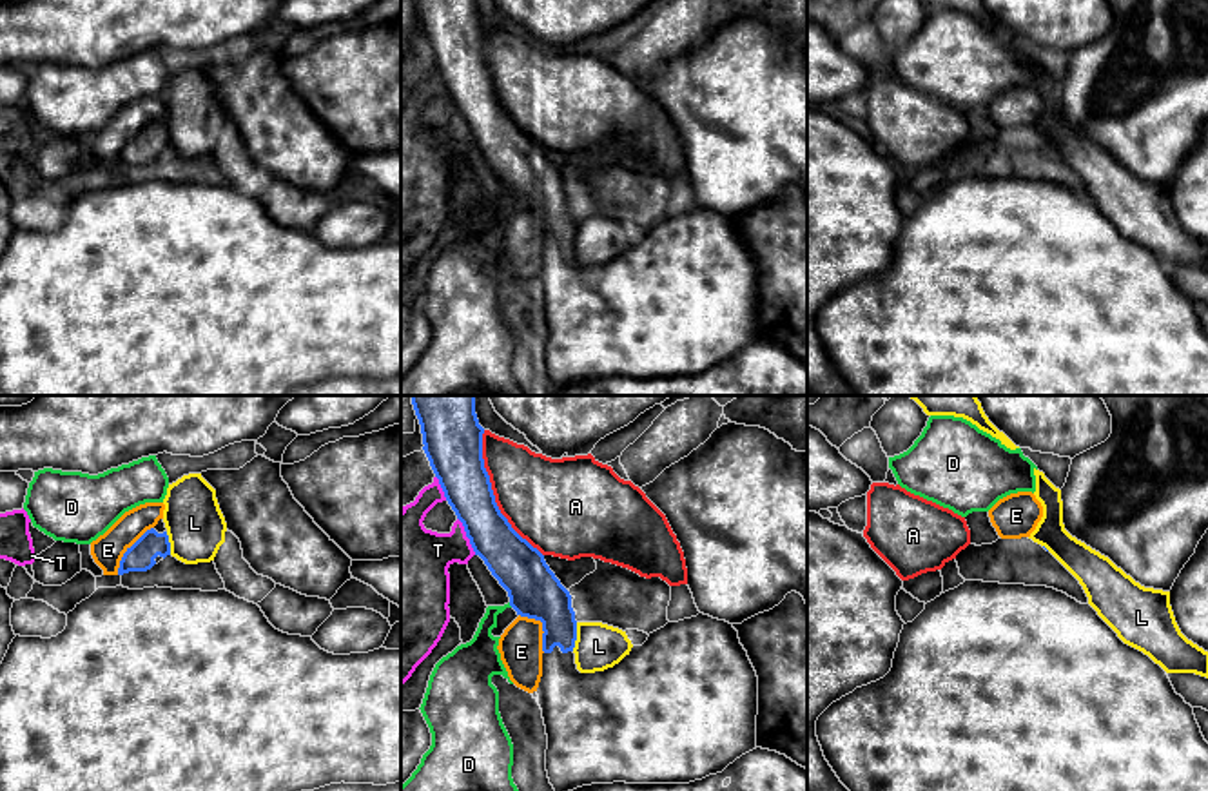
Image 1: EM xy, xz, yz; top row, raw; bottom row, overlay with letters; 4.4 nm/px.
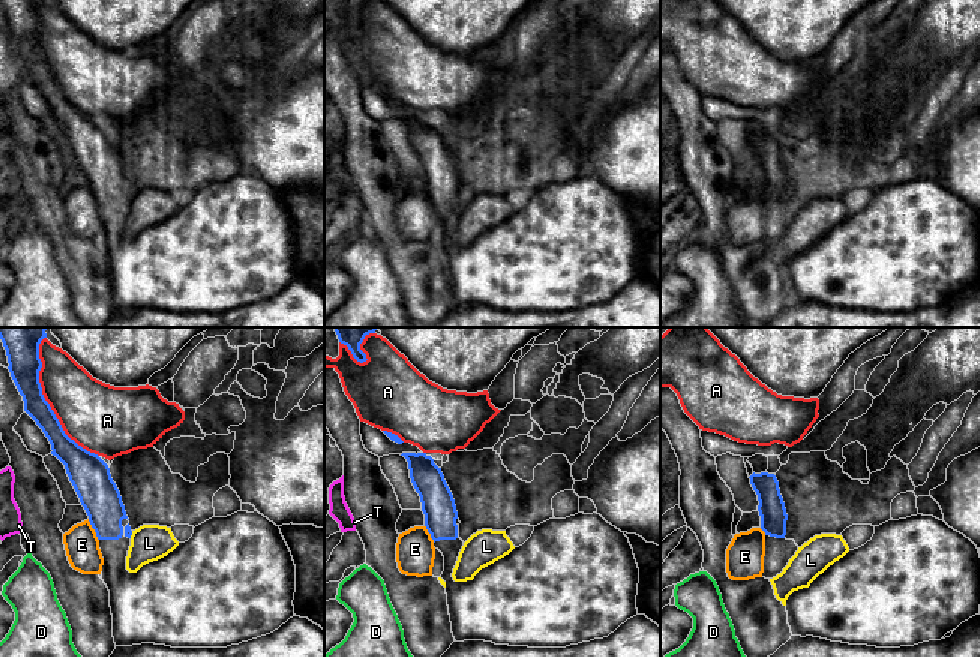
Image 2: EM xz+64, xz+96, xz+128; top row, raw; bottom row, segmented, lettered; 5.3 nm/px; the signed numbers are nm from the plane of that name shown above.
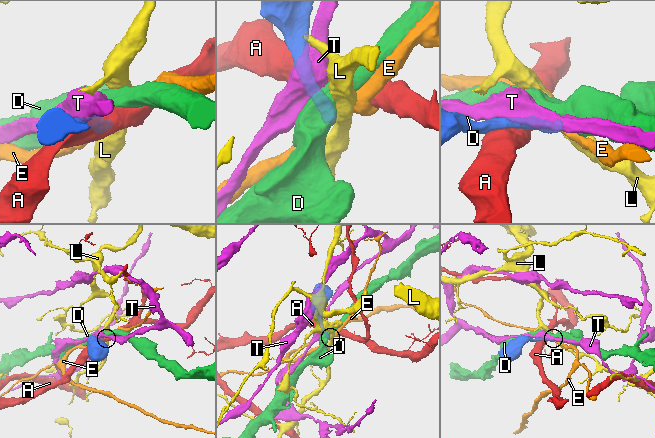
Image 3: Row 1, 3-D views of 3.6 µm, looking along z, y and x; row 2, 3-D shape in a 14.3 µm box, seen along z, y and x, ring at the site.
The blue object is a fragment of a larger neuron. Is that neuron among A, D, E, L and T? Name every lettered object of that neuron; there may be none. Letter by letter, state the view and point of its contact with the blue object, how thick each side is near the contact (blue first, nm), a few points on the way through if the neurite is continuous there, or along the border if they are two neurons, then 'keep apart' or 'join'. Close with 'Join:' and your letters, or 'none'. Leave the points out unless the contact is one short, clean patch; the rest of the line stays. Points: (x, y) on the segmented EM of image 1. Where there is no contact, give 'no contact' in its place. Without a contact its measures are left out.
A: meets blue in xz at (492, 494); 240 nm thick on the blue side, 380 nm on the other; keep apart
D: meets blue in xz at (510, 605); 240 nm thick on the blue side, 150 nm on the other; border along xz (508, 603), (512, 606); keep apart
E: meets blue in xy at (127, 550); 130 nm thick on the blue side, 140 nm on the other; border along xy (153, 527), (124, 554), (116, 574); keep apart
L: meets blue in xz at (575, 637); 220 nm thick on the blue side, 200 nm on the other; border along xz (577, 623), (577, 639), (572, 650); keep apart
T: meets blue in xz at (467, 536); 220 nm thick on the blue side, 280 nm on the other; keep apart
Join: none

